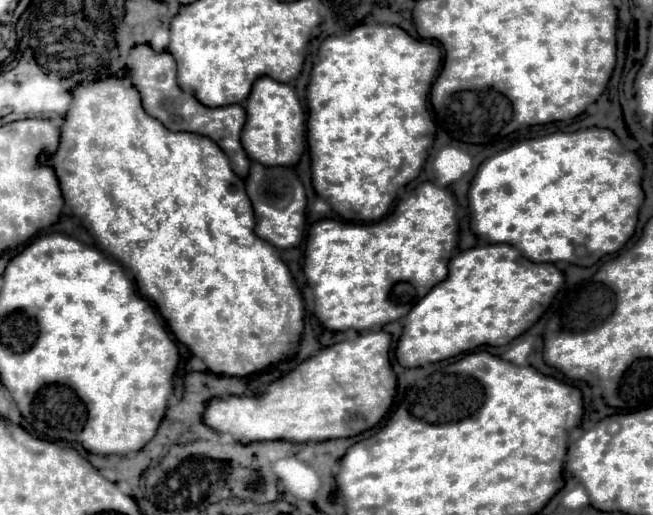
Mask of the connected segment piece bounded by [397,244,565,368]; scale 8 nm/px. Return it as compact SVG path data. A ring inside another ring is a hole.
M487 244L461 252L451 258L447 280L407 314L397 360L401 366L417 368L471 352L477 346L505 346L547 312L563 282L565 274L557 266L535 264L511 244Z

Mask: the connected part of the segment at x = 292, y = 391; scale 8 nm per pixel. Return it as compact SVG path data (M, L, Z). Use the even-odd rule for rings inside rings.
M371 330L361 334L355 340L337 342L321 354L311 356L301 366L297 366L289 376L269 384L269 388L251 398L227 396L225 400L211 400L205 410L205 424L215 428L217 432L229 432L239 442L247 444L253 440L291 440L291 442L323 442L333 438L357 436L363 430L371 430L381 422L381 418L389 412L395 392L397 392L397 374L391 366L391 344L393 336L385 330Z

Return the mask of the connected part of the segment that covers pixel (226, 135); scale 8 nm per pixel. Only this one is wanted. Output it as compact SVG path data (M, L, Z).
M135 46L129 54L129 78L133 80L135 88L141 94L143 108L149 116L157 118L165 128L173 132L191 132L211 138L229 158L231 168L237 176L247 178L251 160L247 158L245 150L241 148L241 128L245 126L245 108L239 104L225 106L225 108L207 108L199 104L191 94L183 92L177 86L177 66L169 52L155 52L151 46Z

